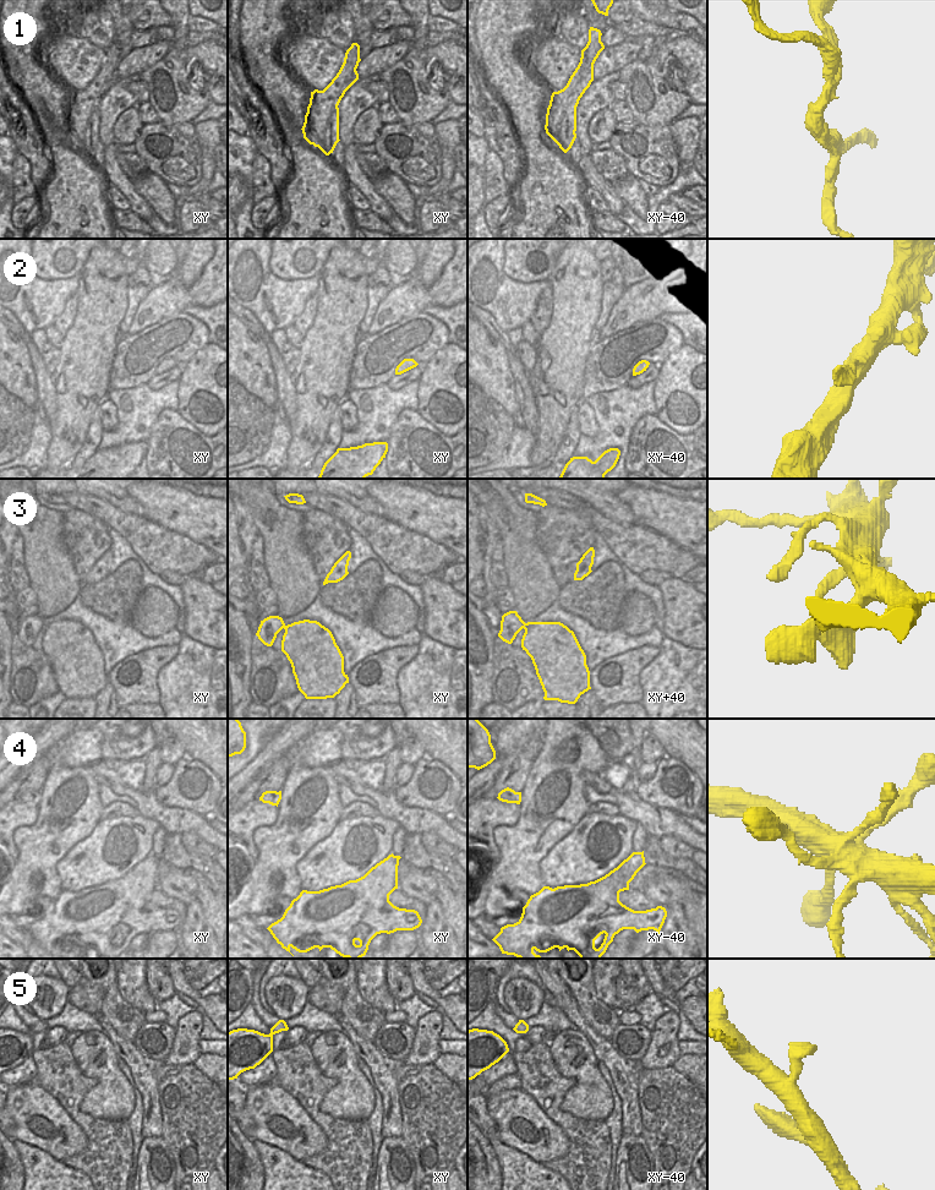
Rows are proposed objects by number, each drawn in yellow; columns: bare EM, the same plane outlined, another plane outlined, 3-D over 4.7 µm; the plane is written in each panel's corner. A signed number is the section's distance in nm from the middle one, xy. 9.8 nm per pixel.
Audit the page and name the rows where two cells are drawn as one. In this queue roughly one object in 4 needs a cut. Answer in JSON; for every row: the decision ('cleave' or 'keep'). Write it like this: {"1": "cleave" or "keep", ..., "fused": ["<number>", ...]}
{"1": "cleave", "2": "keep", "3": "keep", "4": "keep", "5": "keep", "fused": ["1"]}

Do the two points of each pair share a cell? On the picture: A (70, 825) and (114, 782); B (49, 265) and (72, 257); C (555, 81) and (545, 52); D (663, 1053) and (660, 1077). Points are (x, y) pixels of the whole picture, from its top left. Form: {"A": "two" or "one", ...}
{"A": "two", "B": "one", "C": "one", "D": "two"}

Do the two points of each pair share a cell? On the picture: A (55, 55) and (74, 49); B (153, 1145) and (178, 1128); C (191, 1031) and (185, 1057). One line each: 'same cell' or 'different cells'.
A: same cell
B: different cells
C: same cell

